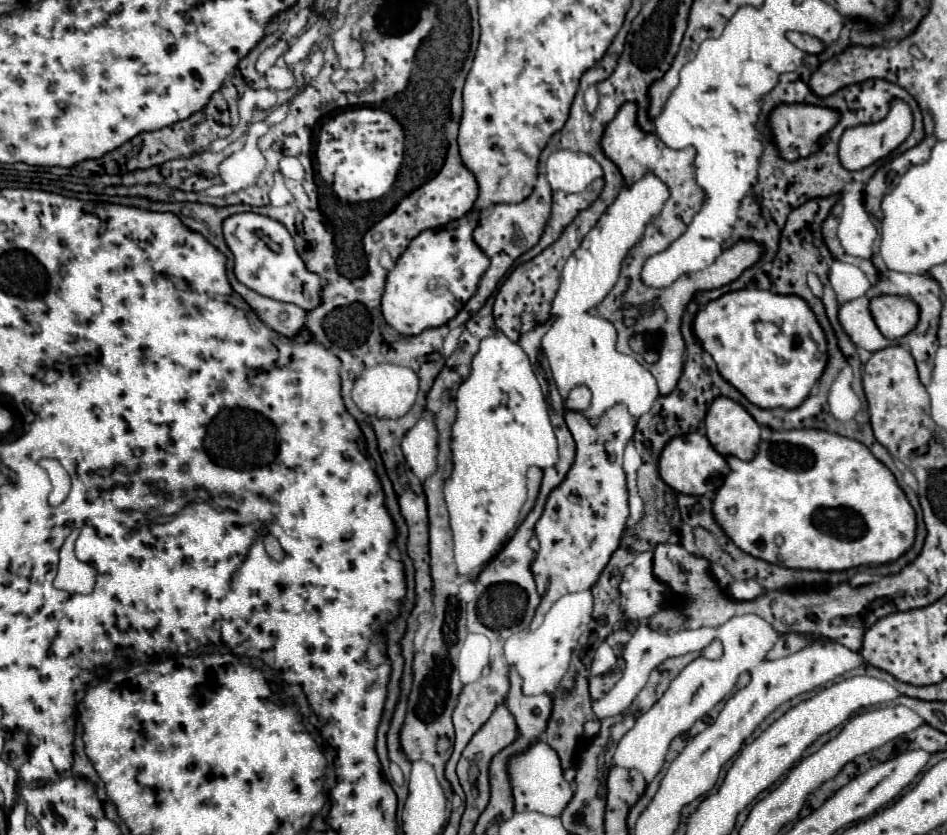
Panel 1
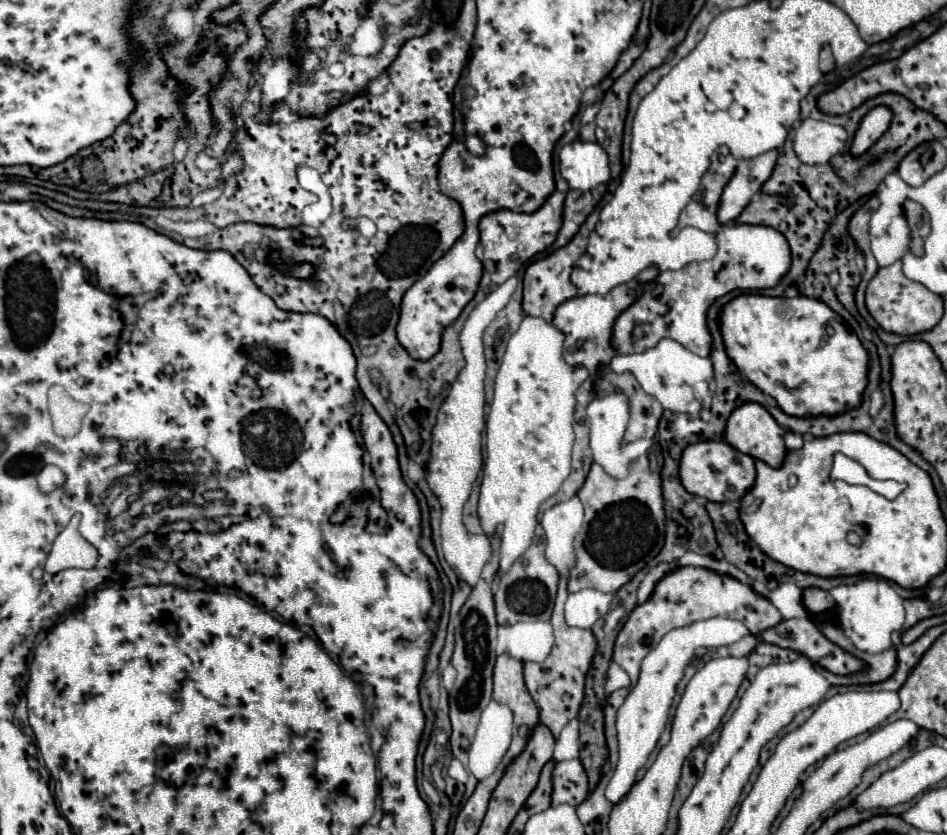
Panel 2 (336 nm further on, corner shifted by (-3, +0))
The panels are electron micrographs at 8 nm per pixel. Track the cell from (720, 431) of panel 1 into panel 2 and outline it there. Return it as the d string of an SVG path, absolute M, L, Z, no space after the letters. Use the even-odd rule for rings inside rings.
M757 403L737 407L731 413L731 417L727 421L727 429L725 429L725 439L729 441L729 445L733 445L741 453L747 453L755 459L765 461L771 467L783 465L783 459L787 453L787 447L783 443L783 435L785 435L785 429L777 425L777 421L769 415L769 411L763 405L757 405Z

